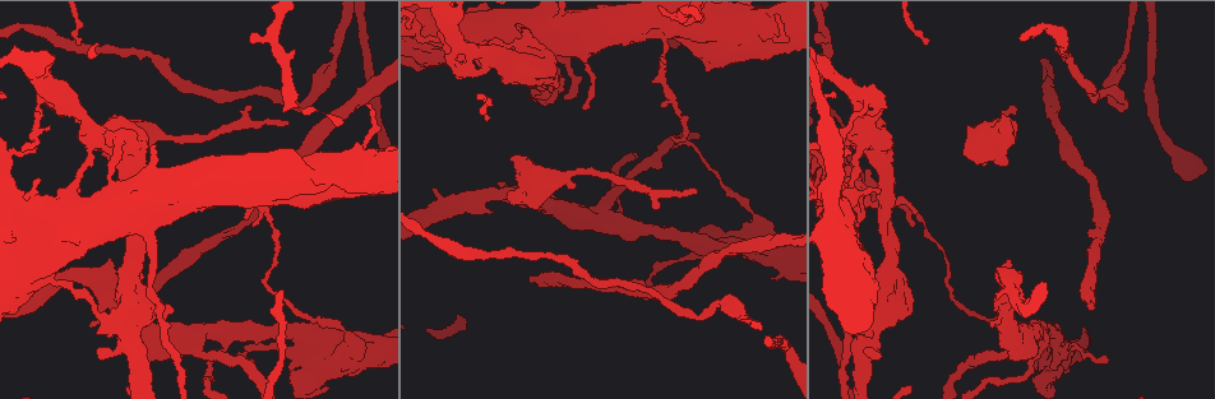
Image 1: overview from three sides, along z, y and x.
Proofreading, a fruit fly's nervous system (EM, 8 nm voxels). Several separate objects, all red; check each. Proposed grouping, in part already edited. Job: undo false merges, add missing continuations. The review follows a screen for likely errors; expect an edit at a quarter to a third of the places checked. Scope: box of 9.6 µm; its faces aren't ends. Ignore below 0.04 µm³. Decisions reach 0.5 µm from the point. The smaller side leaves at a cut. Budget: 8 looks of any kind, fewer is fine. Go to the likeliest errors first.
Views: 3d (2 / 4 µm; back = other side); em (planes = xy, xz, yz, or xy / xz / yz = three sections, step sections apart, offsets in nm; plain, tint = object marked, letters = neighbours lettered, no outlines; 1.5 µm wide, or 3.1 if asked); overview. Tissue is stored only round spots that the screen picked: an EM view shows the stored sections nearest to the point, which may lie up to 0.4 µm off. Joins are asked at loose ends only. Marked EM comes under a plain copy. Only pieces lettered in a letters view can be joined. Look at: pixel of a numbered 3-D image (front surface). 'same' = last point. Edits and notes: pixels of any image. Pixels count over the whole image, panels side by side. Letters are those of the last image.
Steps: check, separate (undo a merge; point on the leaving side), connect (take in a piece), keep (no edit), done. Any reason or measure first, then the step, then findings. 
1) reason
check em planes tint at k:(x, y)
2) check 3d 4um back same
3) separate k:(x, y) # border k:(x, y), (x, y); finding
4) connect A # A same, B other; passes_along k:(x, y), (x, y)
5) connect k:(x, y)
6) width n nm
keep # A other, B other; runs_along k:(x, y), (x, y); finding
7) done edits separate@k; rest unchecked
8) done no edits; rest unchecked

free end
check em planes letters at 1:(532, 282)

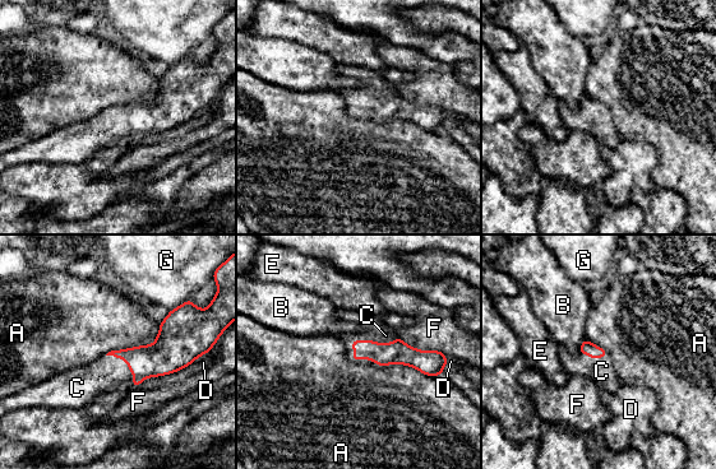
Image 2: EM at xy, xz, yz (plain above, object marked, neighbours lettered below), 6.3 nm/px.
connect C # A other, B other, C same, D other, E other, F other, G other; passes_along 2:(398, 352), (364, 340), (386, 335); the neuron continues

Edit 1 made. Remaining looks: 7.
see it whole again
check overview

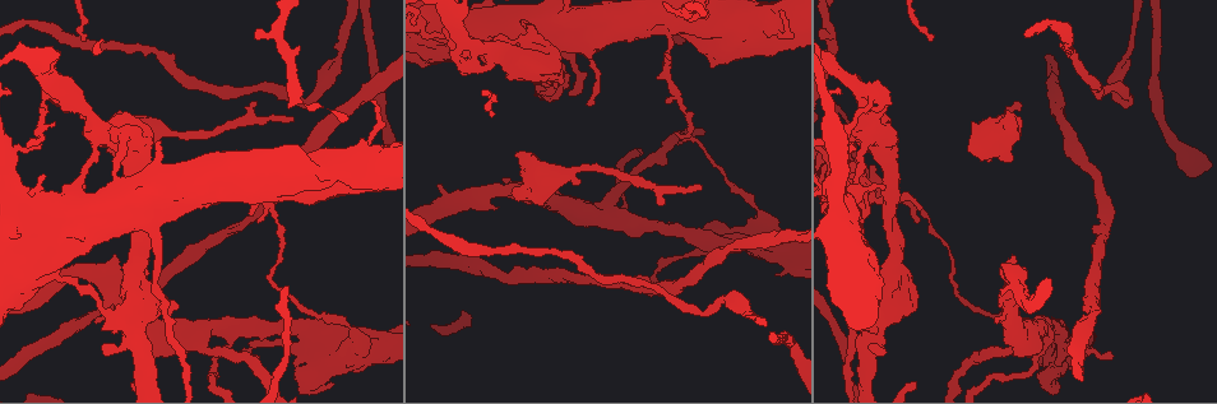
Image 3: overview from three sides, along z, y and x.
sharp bend
check 3d 4um at 3:(57, 93)

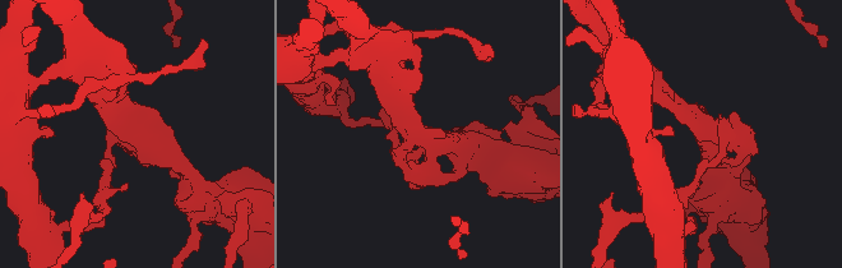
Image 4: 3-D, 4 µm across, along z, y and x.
need the tissue
check em planes letters at 4:(416, 135)

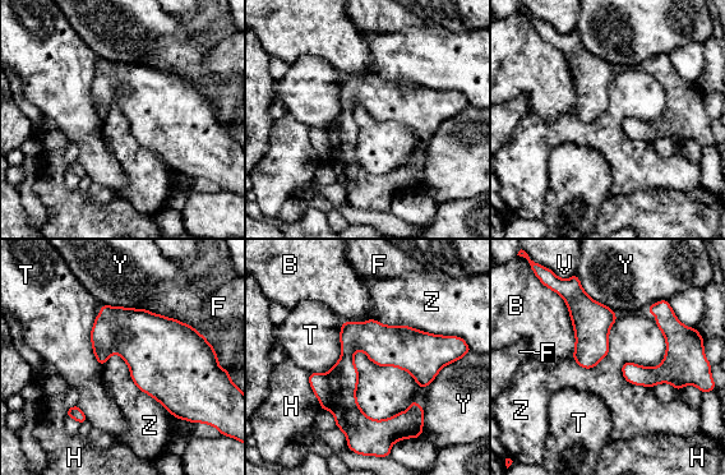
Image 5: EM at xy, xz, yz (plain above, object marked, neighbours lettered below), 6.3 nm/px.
separate 5:(342, 378) # B other, F other, H other, T other, V other, Y other, Z other; border 5:(323, 374), (329, 388), (331, 409); two neurons meet here

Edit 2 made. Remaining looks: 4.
see it whole again
check overview

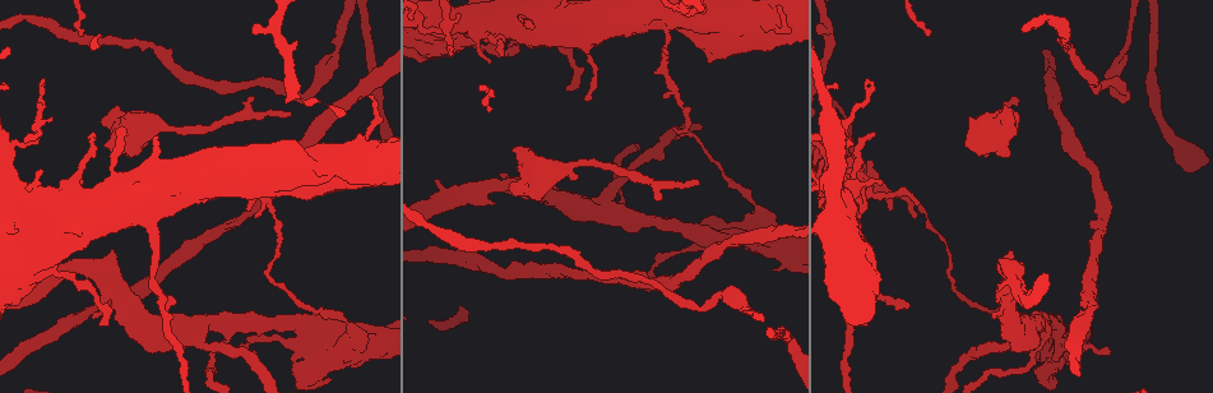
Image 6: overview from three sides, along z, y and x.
free end
check 3d 4um at 6:(291, 114)

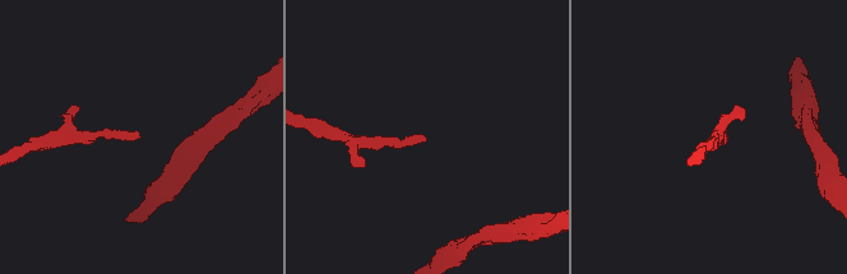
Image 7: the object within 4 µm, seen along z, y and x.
now the EM
check em yz step 4 letters at 7:(137, 131)

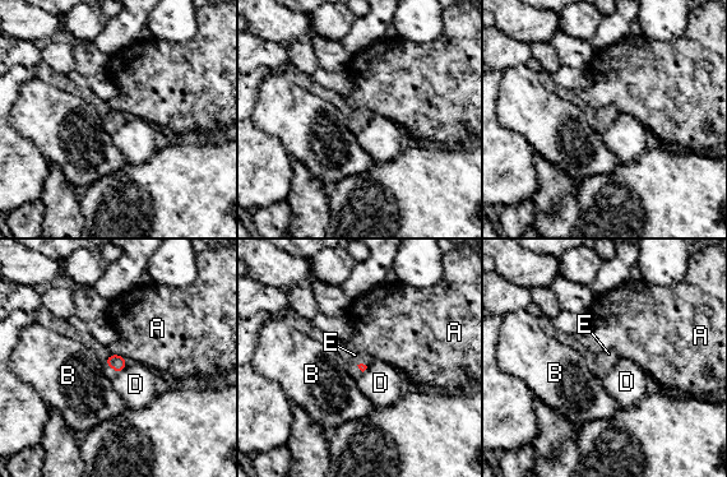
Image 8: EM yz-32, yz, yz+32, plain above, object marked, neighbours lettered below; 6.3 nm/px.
another direction
check em planes letters same

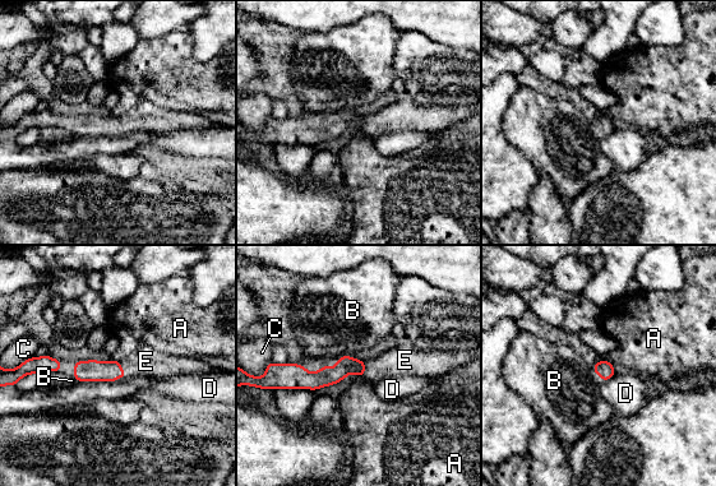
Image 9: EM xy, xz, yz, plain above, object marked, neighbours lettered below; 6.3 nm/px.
width 110 nm
connect E # A other, B other, C other, D other, E same; passes_along 9:(91, 370), (121, 369), (146, 361); it goes on there

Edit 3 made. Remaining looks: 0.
done edits connect@2, separate@5, connect@9; rest unchecked

